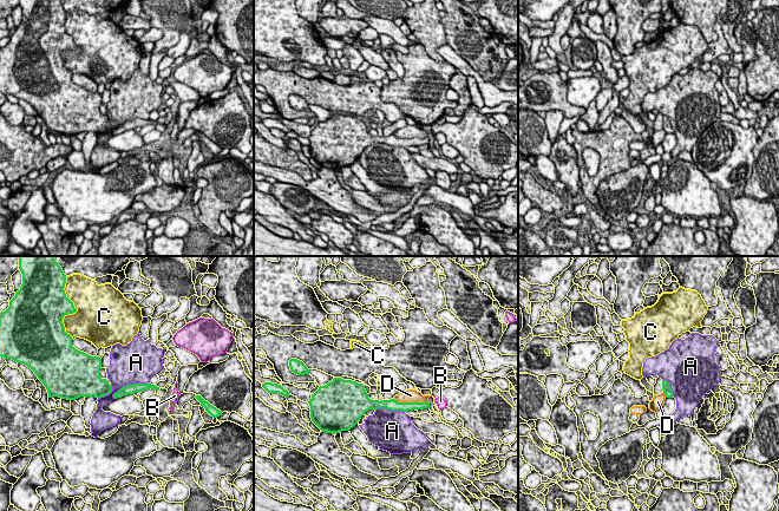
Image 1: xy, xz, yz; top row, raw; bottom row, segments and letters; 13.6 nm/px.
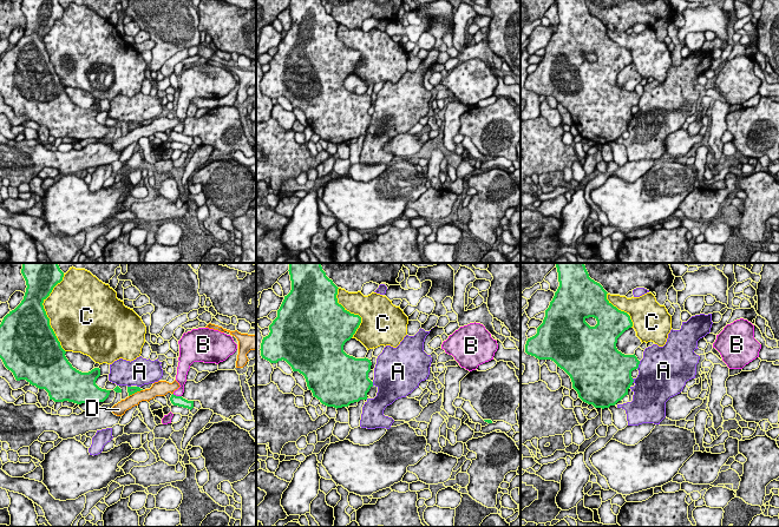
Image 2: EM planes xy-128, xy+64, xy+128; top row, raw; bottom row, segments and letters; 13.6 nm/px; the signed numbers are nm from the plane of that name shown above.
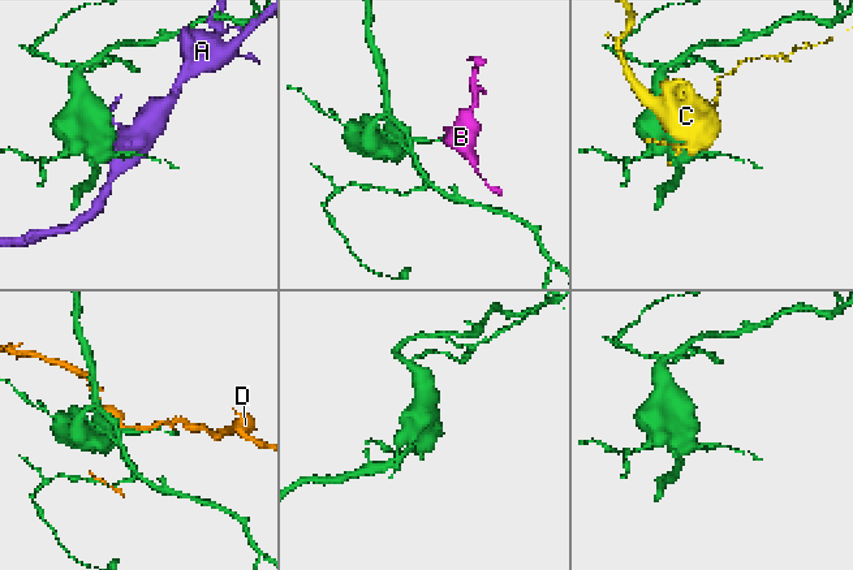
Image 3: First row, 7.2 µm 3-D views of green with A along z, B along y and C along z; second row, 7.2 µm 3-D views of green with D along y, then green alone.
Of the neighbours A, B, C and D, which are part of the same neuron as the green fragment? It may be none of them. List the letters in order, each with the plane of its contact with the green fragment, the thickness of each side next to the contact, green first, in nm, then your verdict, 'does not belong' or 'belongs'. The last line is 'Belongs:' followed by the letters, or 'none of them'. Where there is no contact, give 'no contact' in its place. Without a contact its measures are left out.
A: xy | 130/480 nm | does not belong
B: xz | 30/130 nm | does not belong
C: xy | 320/500 nm | does not belong
D: xz | 160/190 nm | does not belong
Belongs: none of them

